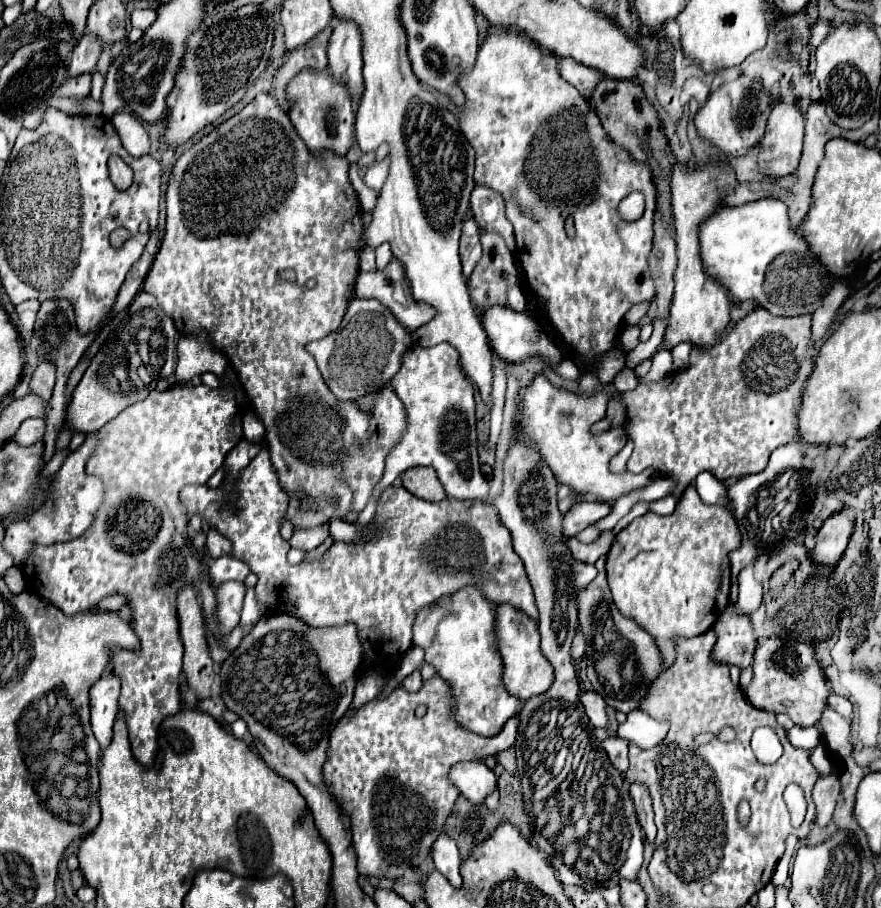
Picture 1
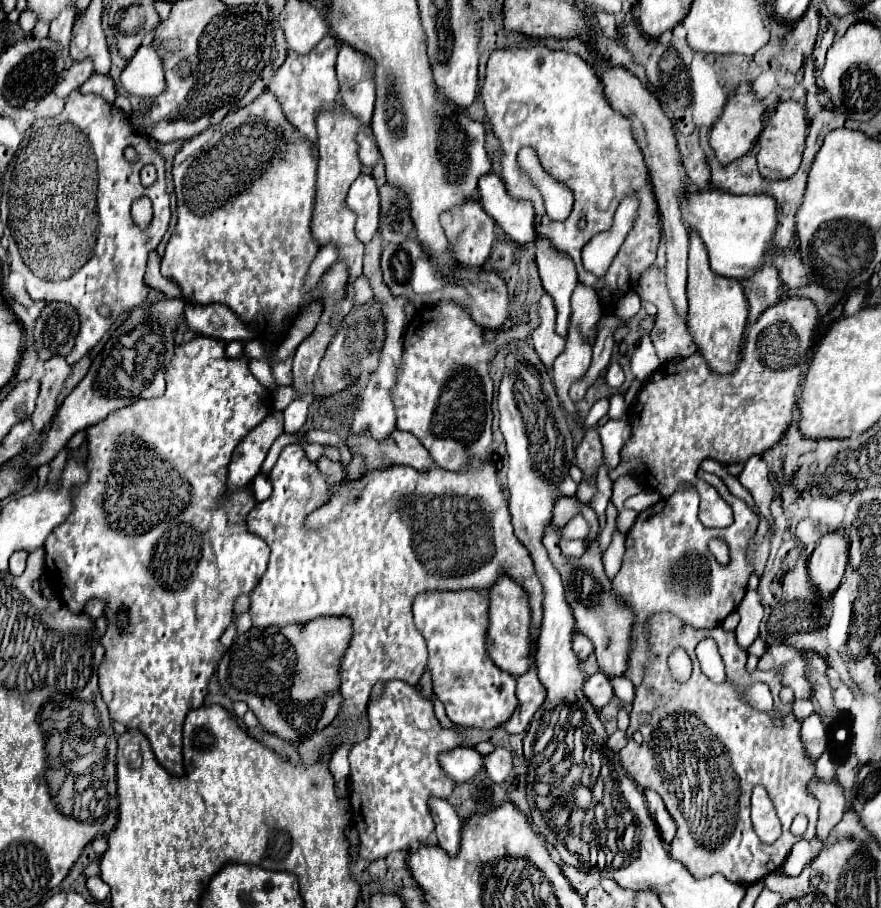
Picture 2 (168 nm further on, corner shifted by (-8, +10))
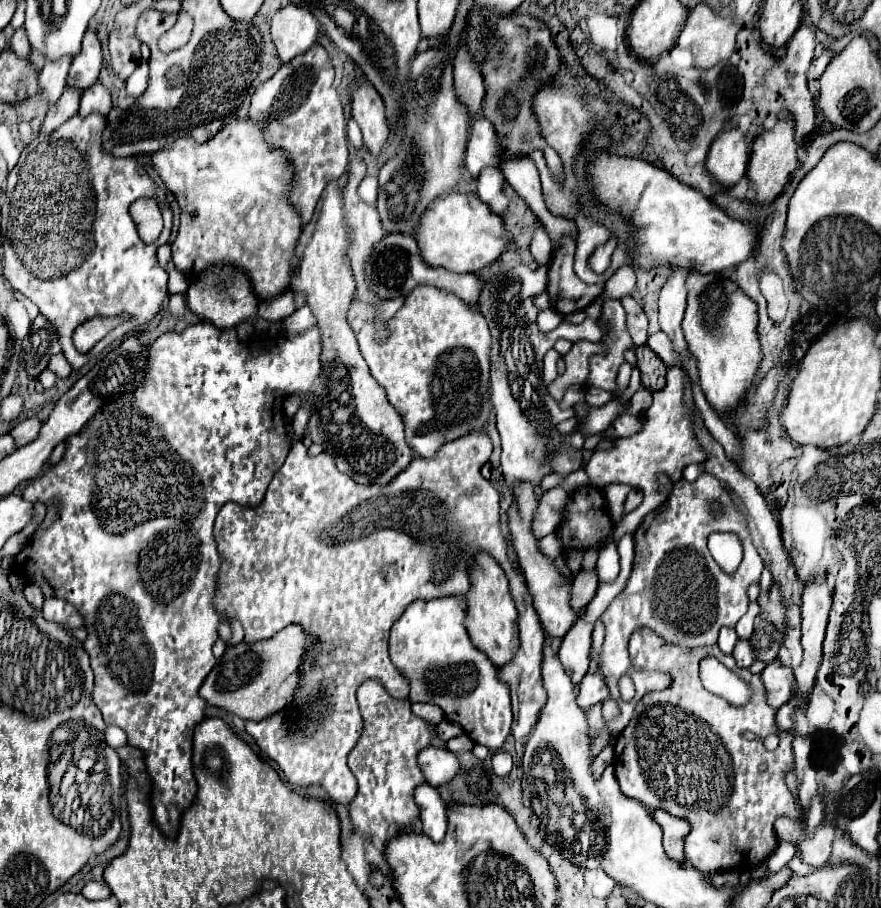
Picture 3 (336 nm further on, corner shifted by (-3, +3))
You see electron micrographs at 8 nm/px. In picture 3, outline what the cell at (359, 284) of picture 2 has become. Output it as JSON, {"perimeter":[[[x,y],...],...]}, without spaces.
{"perimeter":[[[416,287],[408,293],[402,309],[388,321],[388,337],[384,343],[374,339],[372,323],[366,323],[358,331],[358,343],[374,379],[386,389],[392,407],[400,413],[406,443],[414,453],[420,457],[434,457],[442,443],[458,439],[474,429],[484,429],[490,415],[490,329],[480,311],[448,291]]]}

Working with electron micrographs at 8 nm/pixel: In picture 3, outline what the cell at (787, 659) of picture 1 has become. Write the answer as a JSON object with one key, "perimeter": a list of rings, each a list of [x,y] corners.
{"perimeter":[[[770,663],[764,671],[762,671],[762,683],[766,687],[766,701],[770,707],[778,709],[782,707],[794,691],[794,673],[788,667],[782,667],[780,663]]]}

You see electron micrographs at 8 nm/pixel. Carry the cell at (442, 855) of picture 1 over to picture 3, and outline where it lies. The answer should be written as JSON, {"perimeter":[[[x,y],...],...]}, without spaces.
{"perimeter":[[[420,783],[414,789],[414,801],[420,809],[420,821],[422,821],[424,833],[432,837],[436,843],[442,841],[446,835],[448,819],[446,819],[446,805],[440,793],[428,783]]]}

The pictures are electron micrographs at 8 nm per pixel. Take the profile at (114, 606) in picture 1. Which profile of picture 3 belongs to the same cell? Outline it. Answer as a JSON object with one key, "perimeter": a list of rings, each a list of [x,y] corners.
{"perimeter":[[[46,599],[44,607],[42,607],[42,613],[48,621],[60,623],[62,627],[66,627],[70,631],[78,629],[78,627],[84,627],[82,615],[70,603],[66,603],[62,599]]]}

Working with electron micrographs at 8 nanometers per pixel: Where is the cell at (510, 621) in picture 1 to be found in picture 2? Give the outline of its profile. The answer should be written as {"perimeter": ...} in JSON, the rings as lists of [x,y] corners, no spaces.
{"perimeter":[[[503,576],[489,592],[489,656],[503,672],[519,678],[531,666],[531,608],[529,608],[529,594],[515,584],[511,578]]]}

